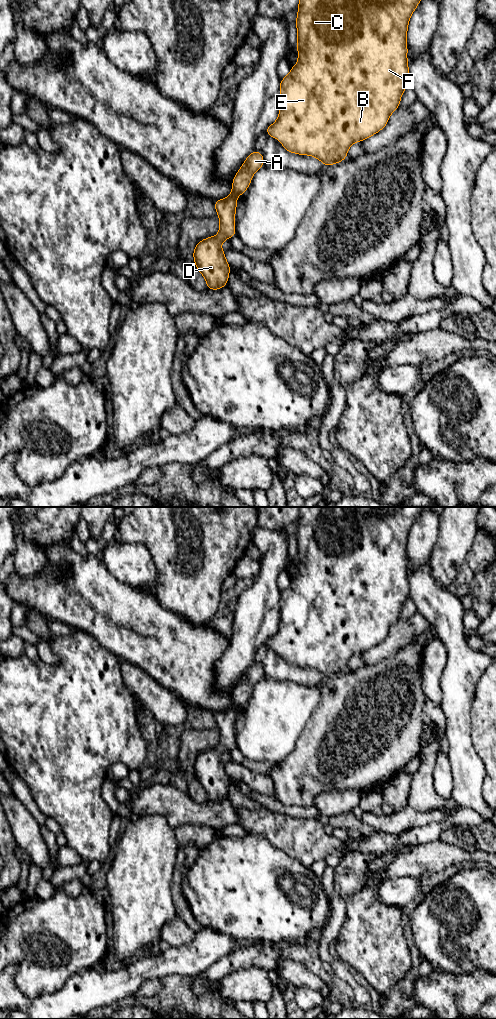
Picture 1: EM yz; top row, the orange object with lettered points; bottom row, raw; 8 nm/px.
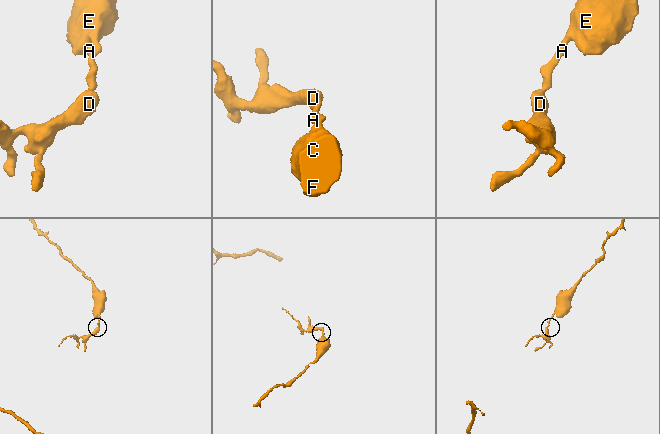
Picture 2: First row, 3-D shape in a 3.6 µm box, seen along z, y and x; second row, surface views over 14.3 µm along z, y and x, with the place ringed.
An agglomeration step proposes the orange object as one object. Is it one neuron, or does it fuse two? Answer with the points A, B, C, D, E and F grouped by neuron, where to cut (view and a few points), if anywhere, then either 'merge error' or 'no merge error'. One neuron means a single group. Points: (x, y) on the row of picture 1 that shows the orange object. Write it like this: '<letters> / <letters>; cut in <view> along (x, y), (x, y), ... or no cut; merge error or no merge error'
A B C D E F; no cut; no merge error

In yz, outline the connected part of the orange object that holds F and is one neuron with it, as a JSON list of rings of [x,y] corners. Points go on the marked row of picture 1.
[[[300,0],[296,18],[298,40],[298,63],[291,68],[287,77],[280,82],[280,112],[277,121],[266,128],[267,135],[279,139],[290,153],[310,155],[318,158],[325,166],[331,166],[347,157],[349,147],[371,137],[388,123],[389,116],[400,106],[400,98],[410,85],[407,62],[406,33],[409,19],[421,0]]]

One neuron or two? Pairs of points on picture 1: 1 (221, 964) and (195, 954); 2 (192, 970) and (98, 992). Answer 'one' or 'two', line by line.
1: two
2: one

